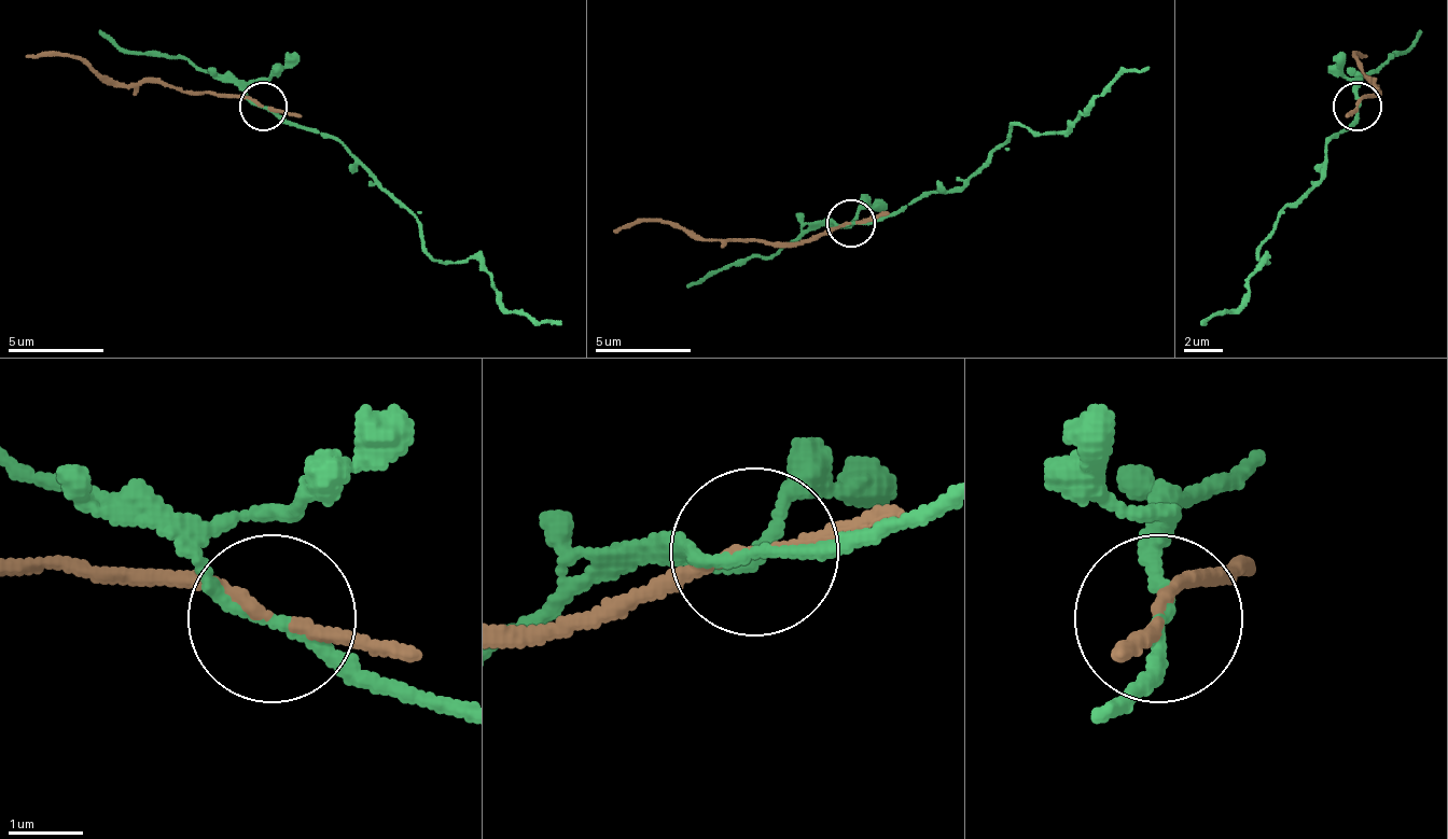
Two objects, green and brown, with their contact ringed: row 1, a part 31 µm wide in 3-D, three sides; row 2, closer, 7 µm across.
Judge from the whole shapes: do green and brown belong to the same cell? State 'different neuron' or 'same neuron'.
different neuron

